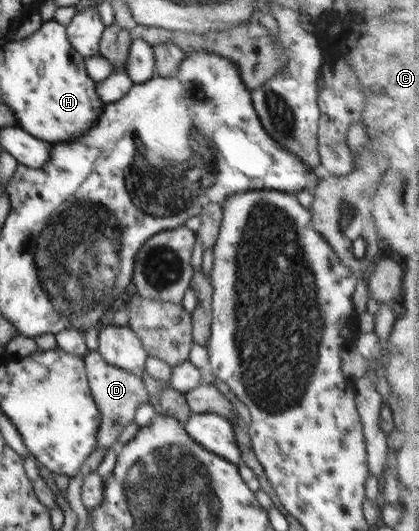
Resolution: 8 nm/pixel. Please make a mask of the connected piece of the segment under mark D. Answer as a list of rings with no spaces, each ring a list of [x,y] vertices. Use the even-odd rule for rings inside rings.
[[[89,350],[83,359],[92,396],[102,415],[96,444],[98,448],[107,450],[110,446],[117,446],[116,440],[120,436],[122,428],[128,426],[132,421],[134,422],[134,412],[138,405],[142,402],[149,403],[150,392],[142,377],[108,364],[97,350]]]

